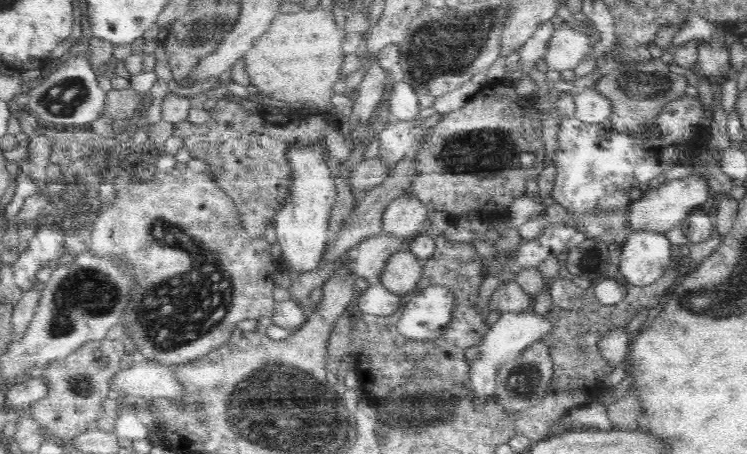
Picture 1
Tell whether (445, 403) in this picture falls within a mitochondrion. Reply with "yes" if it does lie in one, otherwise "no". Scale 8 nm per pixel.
yes

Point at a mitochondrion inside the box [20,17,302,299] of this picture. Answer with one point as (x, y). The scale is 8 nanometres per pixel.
(65, 98)

